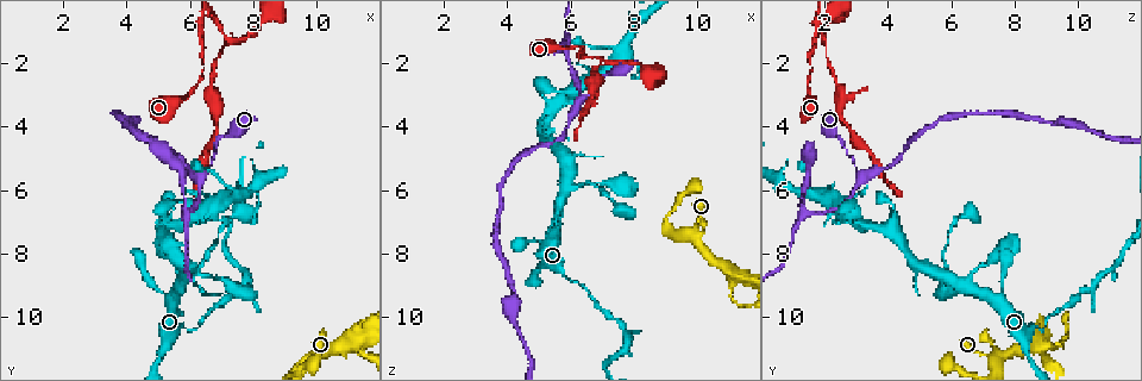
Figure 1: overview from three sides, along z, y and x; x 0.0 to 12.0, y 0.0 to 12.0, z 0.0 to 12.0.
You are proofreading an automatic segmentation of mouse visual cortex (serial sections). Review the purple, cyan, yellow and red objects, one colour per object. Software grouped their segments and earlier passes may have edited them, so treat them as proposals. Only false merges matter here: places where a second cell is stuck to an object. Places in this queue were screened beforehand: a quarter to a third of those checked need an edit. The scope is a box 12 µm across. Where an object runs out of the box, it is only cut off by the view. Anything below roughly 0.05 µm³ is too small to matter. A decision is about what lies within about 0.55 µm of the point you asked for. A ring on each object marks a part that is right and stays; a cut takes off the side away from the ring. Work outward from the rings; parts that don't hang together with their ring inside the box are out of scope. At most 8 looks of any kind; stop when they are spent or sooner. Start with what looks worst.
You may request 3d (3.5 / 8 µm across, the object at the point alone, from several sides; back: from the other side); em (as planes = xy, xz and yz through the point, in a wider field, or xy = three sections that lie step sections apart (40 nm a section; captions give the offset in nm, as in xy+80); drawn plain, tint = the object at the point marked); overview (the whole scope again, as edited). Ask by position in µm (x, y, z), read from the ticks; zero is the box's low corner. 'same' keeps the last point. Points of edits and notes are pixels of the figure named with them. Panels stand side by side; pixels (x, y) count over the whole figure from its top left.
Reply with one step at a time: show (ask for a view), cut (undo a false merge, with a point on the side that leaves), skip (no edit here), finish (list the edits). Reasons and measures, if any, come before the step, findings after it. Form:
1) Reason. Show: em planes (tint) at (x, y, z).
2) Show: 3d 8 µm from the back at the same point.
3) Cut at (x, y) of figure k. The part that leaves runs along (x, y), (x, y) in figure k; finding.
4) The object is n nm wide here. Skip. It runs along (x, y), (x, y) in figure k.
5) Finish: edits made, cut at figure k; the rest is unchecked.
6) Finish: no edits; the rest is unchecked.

Three-way junction. Show: 3d 3.5 µm at (6.3, 5.6, 3.2).

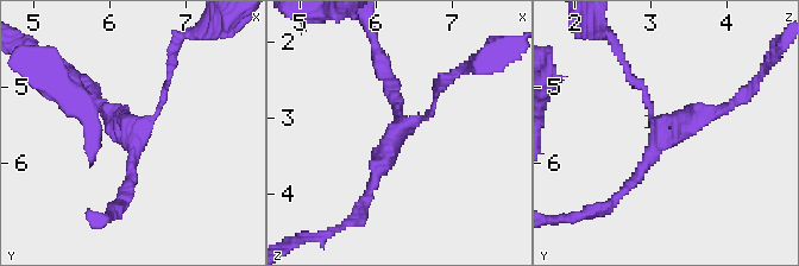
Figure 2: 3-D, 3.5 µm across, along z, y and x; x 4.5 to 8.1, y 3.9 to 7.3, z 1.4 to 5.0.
3 arms meet here; the arms are 100, 150, 200 nm wide; now the EM. Show: em xy step 3 (tint) at (6.35, 5.55, 3.15).

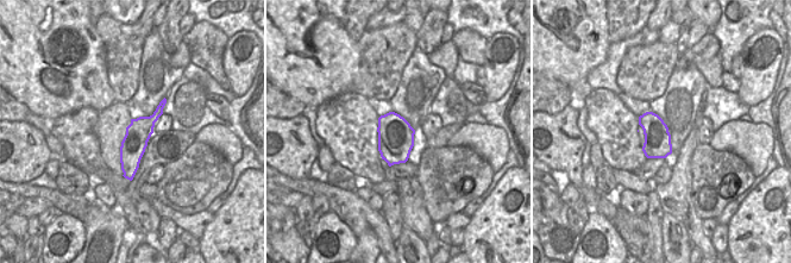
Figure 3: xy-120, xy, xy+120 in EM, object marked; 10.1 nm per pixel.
Show: em xy step 5 (tint) at the same point.

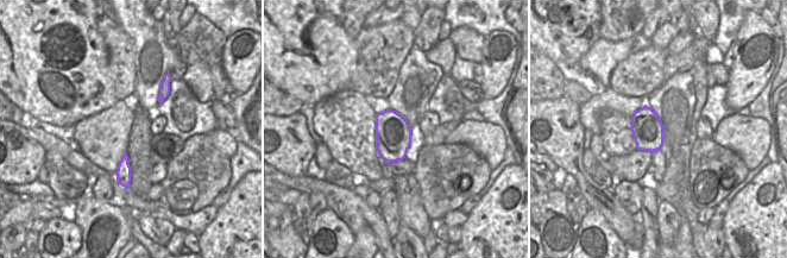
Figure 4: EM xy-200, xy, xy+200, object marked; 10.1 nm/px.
Skip. It runs along (436, 95), (429, 113), (396, 134), (371, 189) in figure 2; one cell here.

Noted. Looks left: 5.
Three arms meet. Show: 3d 3.5 µm at (5.9, 6.8, 1.3).

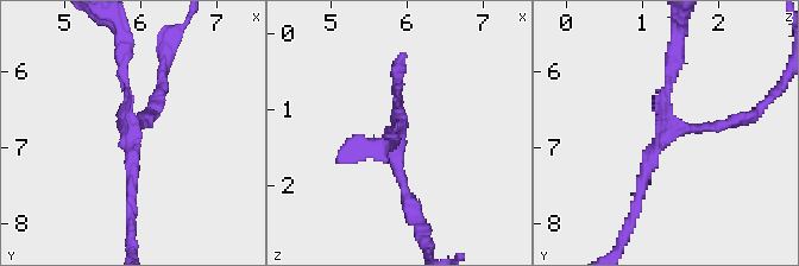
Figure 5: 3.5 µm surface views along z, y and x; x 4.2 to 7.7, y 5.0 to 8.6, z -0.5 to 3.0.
3 arms meet here; the arms are 150, 150, 150 nm wide; now the EM. Show: em xy step 5 (tint) at (5.85, 6.75, 1.35).

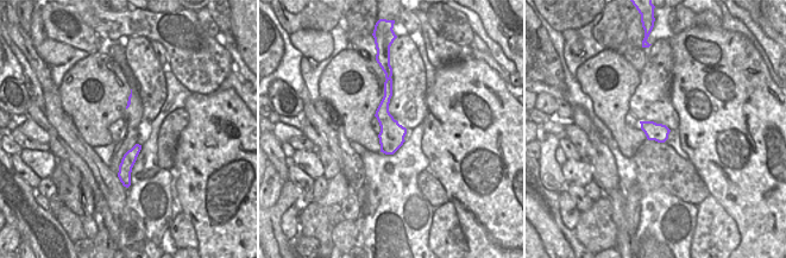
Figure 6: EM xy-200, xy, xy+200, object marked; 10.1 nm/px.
Skip. It runs along (389, 81), (384, 102), (388, 151) in figure 6; all the same cell.

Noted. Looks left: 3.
Narrows sharply. Show: 3d 3.5 µm from the back at (6.3, 10.2, 9.0).

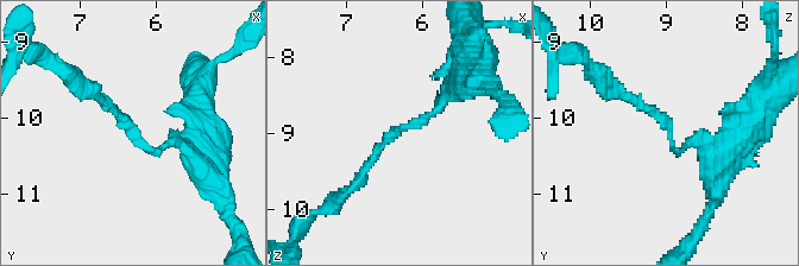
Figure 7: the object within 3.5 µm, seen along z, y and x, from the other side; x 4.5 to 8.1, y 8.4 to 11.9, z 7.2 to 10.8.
The arms are 150, 200 nm wide; need the tissue. Show: em xy step 3 (tint) at (6.20, 10.25, 8.90).

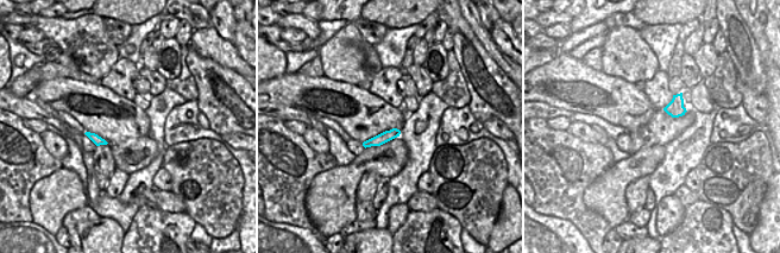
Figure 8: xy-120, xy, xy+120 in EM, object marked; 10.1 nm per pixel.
Skip. One cell here.

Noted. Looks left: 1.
Finish: no edits; the rest is unchecked.

